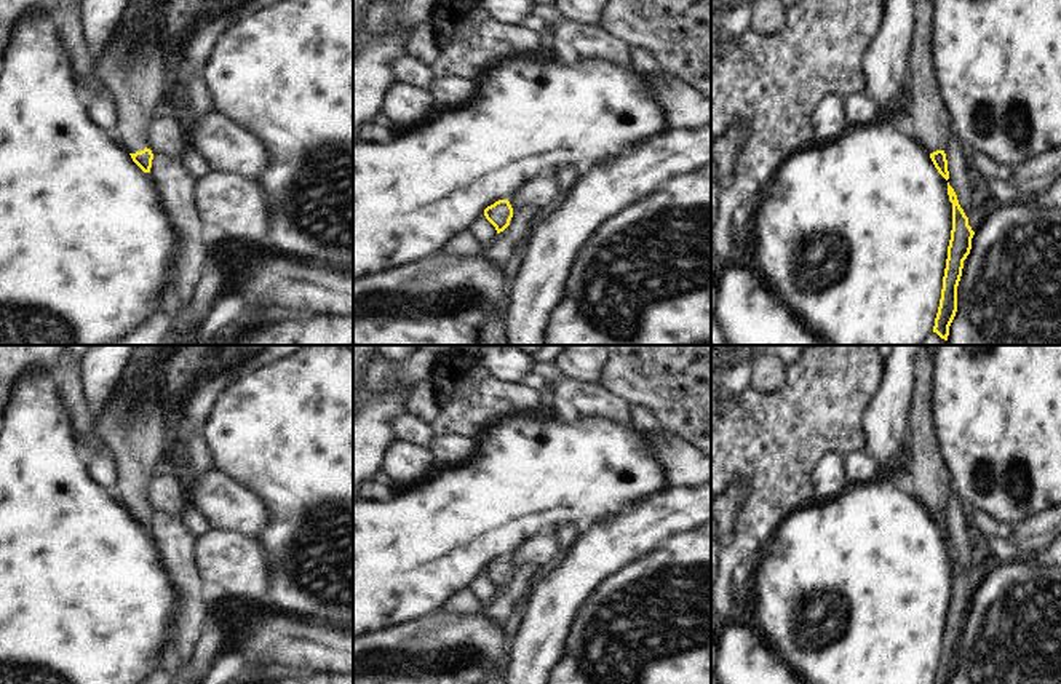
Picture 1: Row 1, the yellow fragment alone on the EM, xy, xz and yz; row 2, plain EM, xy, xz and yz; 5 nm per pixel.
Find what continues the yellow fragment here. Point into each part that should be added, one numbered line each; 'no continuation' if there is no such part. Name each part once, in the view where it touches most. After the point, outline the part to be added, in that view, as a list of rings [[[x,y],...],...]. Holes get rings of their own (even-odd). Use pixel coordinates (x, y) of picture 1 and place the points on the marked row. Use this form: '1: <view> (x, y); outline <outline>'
1: xy (135, 67); outline [[[129,0],[115,37],[107,43],[105,51],[96,59],[94,75],[112,93],[117,109],[117,128],[113,139],[129,153],[144,150],[145,129],[153,117],[155,105],[165,101],[168,93],[171,59],[160,46],[157,27],[158,0]]]

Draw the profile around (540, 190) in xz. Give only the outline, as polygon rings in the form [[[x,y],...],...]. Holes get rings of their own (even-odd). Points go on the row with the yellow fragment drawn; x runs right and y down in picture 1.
[[[540,174],[526,181],[510,198],[511,208],[534,205],[543,208],[558,195],[559,185],[554,174]]]

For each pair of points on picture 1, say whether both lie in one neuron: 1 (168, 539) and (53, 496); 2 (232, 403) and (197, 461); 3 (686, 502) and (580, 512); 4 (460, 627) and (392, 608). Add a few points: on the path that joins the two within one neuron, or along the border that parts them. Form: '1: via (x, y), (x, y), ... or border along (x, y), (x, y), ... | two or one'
1: border along (149, 531), (158, 560), (165, 568) | two
2: border along (202, 430), (213, 467) | two
3: border along (659, 489), (592, 523) | two
4: border along (440, 604), (422, 616), (387, 625) | two

